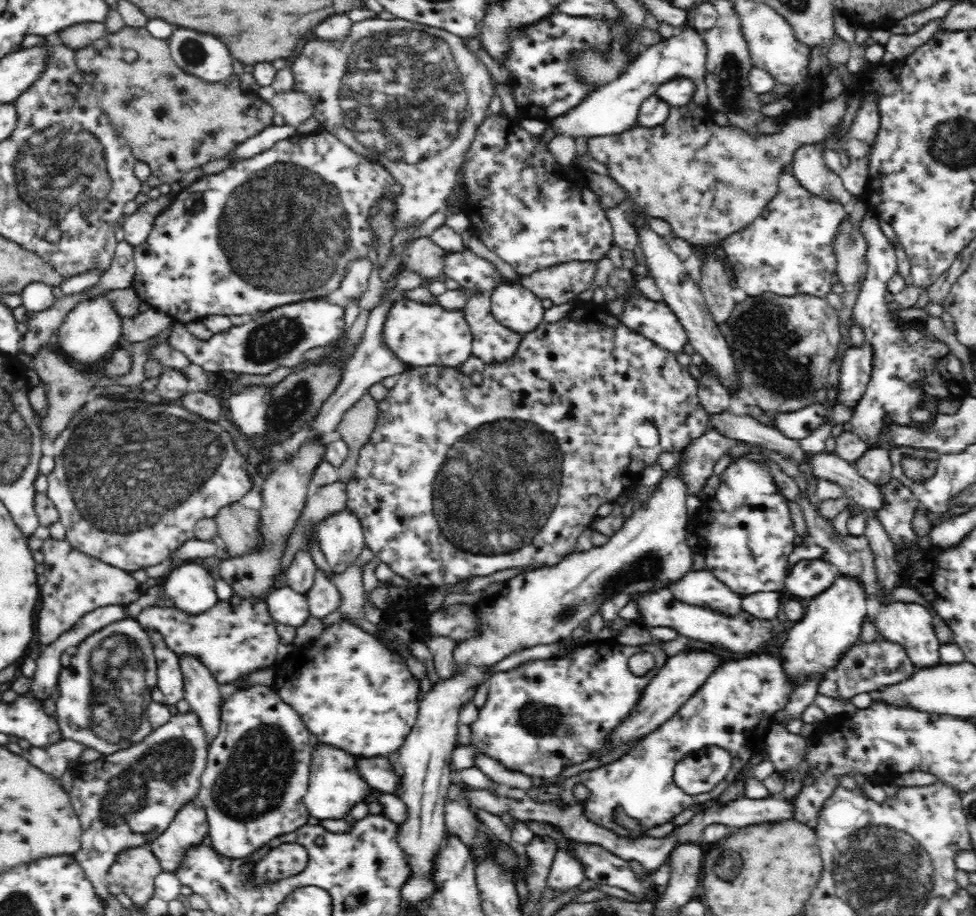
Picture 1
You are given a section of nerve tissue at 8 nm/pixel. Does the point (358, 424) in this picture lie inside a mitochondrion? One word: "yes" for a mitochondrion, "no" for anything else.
no

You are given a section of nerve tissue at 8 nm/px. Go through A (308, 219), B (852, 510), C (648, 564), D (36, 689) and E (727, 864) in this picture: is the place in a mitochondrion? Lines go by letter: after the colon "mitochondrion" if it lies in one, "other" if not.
A: mitochondrion
B: other
C: mitochondrion
D: other
E: mitochondrion

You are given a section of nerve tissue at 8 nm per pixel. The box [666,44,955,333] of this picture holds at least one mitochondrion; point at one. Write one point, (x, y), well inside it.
(731, 95)

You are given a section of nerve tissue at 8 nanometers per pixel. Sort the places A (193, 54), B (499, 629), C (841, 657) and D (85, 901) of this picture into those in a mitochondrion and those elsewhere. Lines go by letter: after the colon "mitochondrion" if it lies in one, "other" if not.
A: mitochondrion
B: other
C: other
D: other

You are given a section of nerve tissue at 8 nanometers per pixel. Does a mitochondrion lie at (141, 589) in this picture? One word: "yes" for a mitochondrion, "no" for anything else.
no

